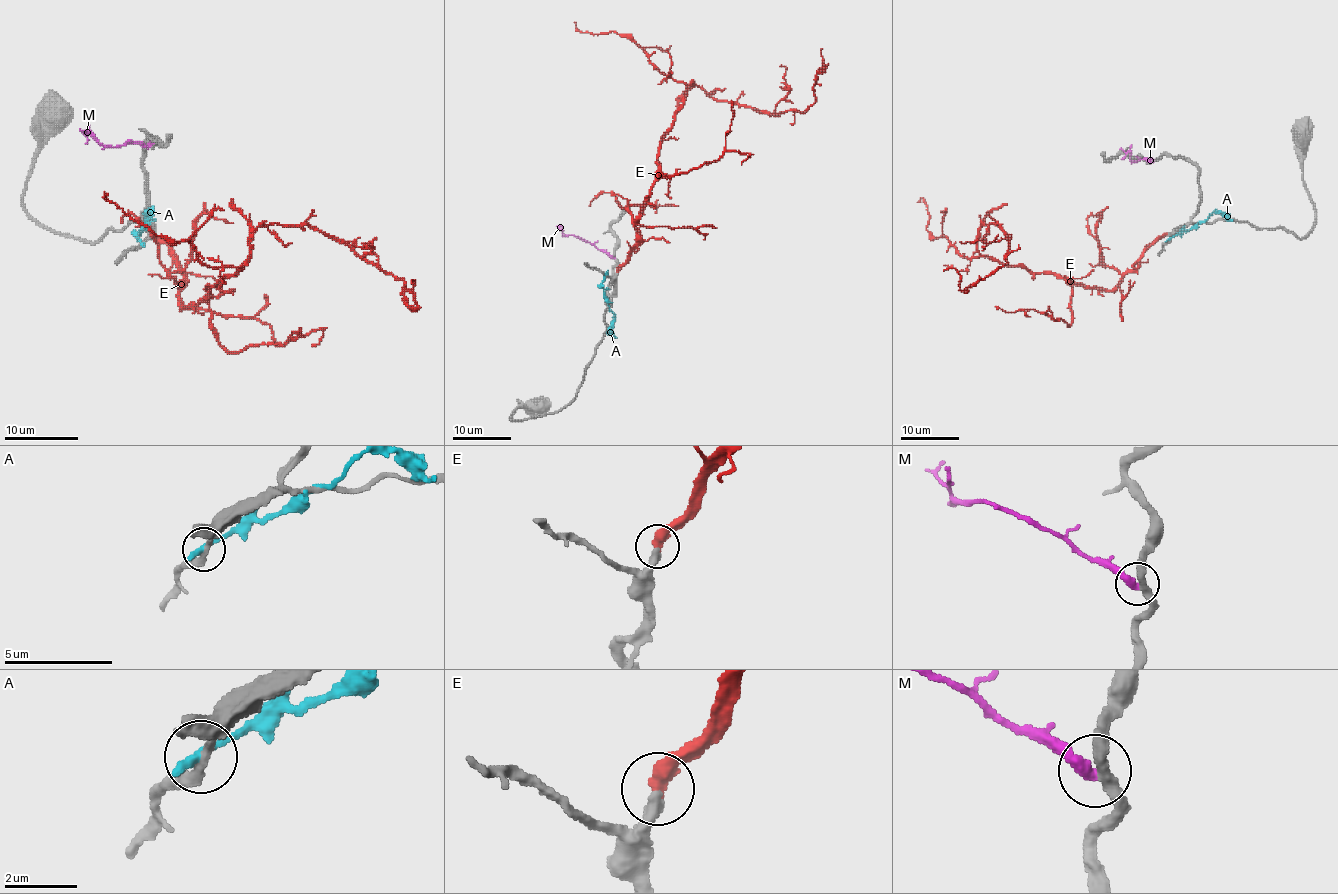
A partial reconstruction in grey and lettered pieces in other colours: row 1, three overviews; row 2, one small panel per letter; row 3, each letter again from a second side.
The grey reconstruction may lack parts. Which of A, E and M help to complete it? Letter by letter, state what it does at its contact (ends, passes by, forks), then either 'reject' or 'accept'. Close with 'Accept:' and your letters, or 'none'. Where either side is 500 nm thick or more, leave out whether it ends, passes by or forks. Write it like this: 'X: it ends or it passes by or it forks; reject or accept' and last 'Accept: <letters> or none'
A: it ends; reject
E: it ends; accept
M: it ends; reject
Accept: E

